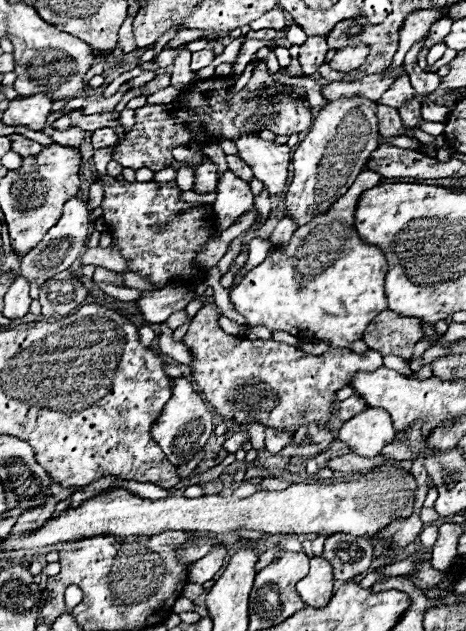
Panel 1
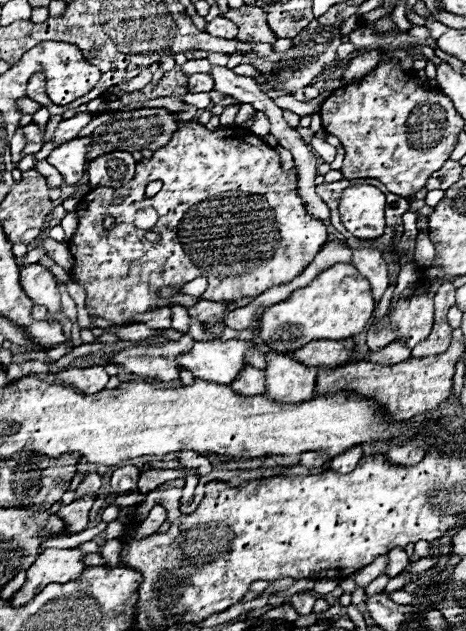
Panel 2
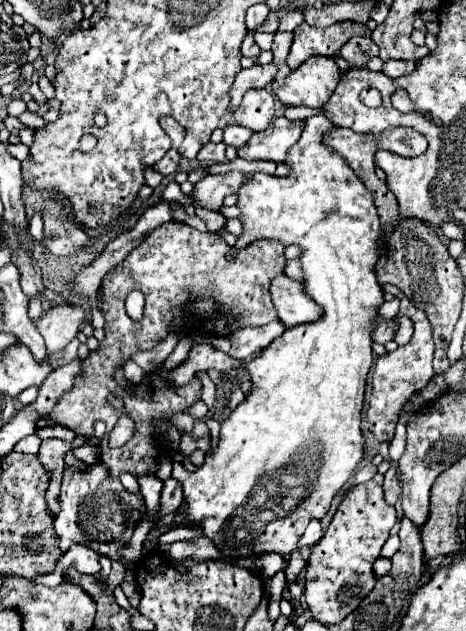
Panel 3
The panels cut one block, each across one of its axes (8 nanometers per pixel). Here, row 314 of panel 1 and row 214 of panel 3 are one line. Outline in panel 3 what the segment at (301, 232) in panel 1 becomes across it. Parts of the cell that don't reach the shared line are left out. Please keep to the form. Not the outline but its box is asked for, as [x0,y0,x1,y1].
[172,116,384,562]

